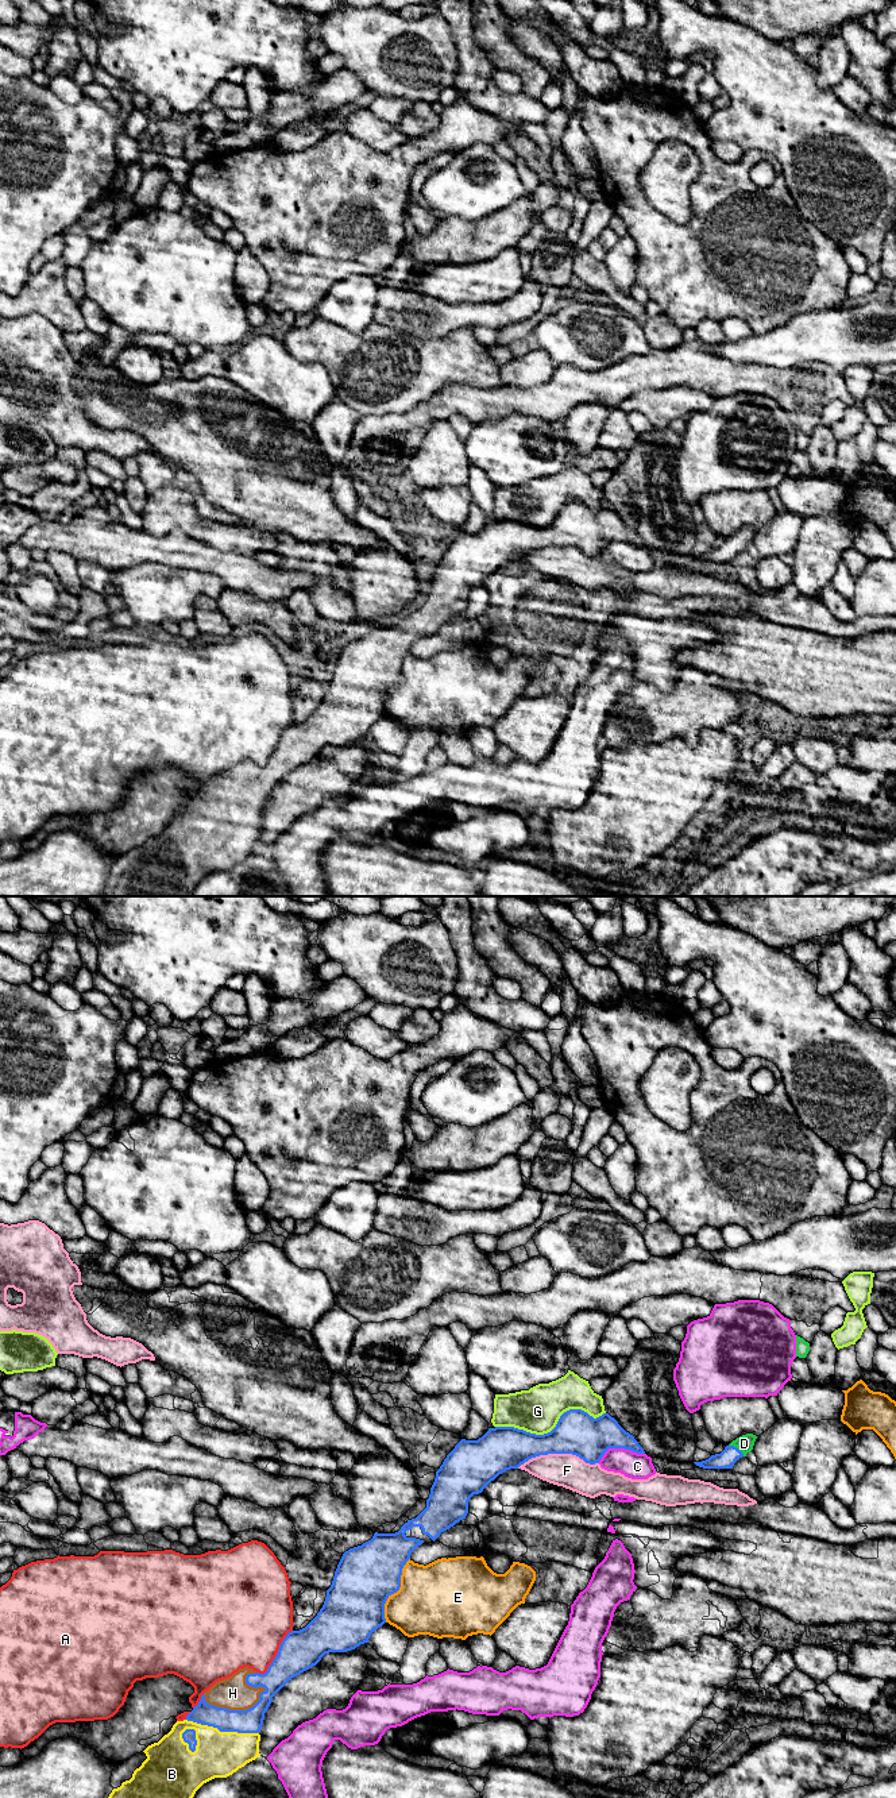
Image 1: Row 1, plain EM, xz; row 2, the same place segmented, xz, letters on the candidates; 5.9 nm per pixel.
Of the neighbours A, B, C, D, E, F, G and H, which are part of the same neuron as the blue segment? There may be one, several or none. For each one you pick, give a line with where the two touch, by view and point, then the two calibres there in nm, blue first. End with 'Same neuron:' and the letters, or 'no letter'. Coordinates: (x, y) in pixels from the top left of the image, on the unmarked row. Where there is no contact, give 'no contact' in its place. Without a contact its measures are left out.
B: meets blue in xz at (223, 824); 140 nm thick on the blue side, 280 nm on the other
D: meets blue in xz at (737, 541); 110 nm thick on the blue side, 100 nm on the other
H: meets blue in xz at (235, 803); 140 nm thick on the blue side, 190 nm on the other
Same neuron: B, D, H

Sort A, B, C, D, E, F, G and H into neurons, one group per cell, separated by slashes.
A / B D H / C / E / F / G

